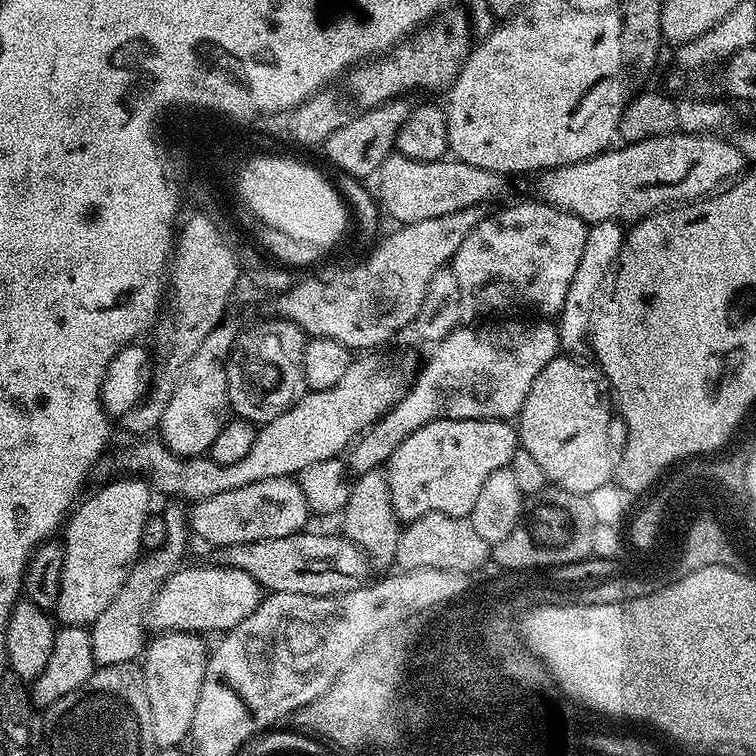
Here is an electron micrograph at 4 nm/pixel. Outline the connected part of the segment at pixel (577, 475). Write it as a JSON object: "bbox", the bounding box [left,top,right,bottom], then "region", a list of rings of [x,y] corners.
{"bbox":[518,354,614,497],"region":[[[557,354],[549,364],[542,366],[538,378],[534,378],[518,417],[518,444],[528,451],[538,466],[542,466],[542,474],[549,485],[587,497],[598,490],[598,486],[610,483],[614,476],[614,452],[612,456],[612,440],[608,437],[608,427],[612,424],[612,416],[608,413],[610,400],[599,367],[591,363],[579,364],[568,356],[571,355]]]}

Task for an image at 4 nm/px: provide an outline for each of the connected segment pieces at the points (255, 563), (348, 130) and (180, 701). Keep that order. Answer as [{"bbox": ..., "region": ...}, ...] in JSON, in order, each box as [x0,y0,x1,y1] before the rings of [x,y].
[{"bbox":[214,531,370,596],"region":[[[312,531],[217,548],[214,552],[215,563],[221,568],[233,568],[250,574],[250,578],[258,581],[261,589],[268,592],[339,596],[341,592],[353,592],[369,579],[370,561],[354,541],[343,534],[323,536]]]},{"bbox":[322,98,410,177],"region":[[[404,98],[389,100],[388,103],[379,104],[361,116],[353,116],[350,122],[338,126],[338,130],[334,130],[322,145],[322,151],[328,155],[329,162],[340,168],[336,170],[346,176],[375,177],[384,159],[395,149],[396,135],[410,111],[408,102]]]},{"bbox":[142,632,210,749],"region":[[[162,632],[147,641],[142,653],[146,698],[150,698],[152,737],[157,749],[174,748],[189,739],[210,655],[200,640],[203,639],[194,632]]]}]

